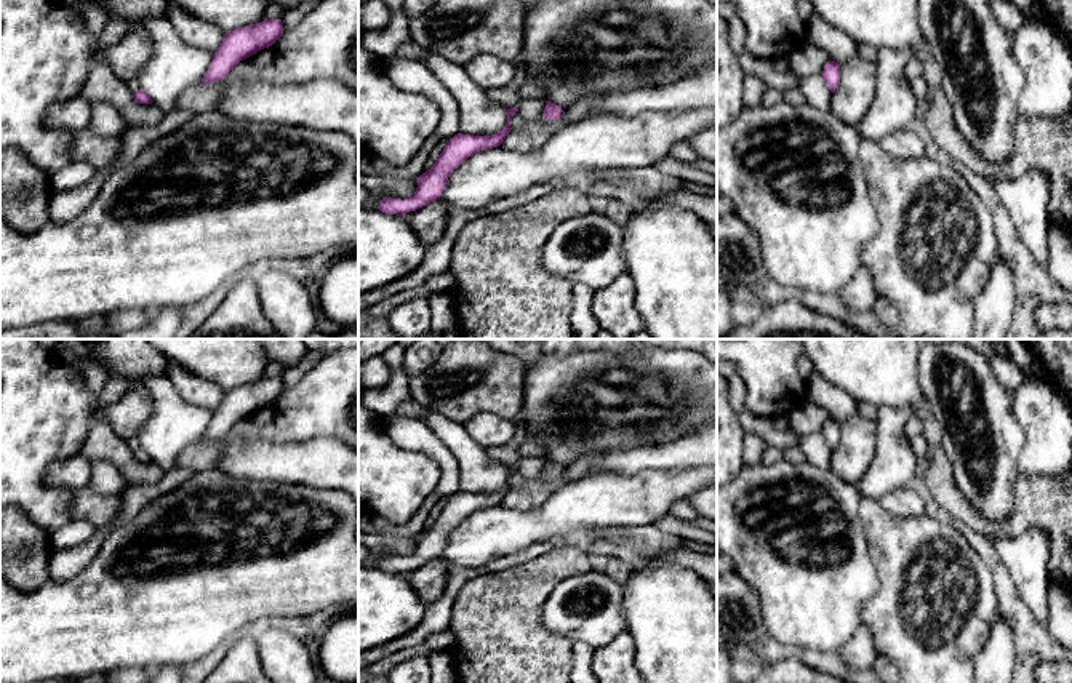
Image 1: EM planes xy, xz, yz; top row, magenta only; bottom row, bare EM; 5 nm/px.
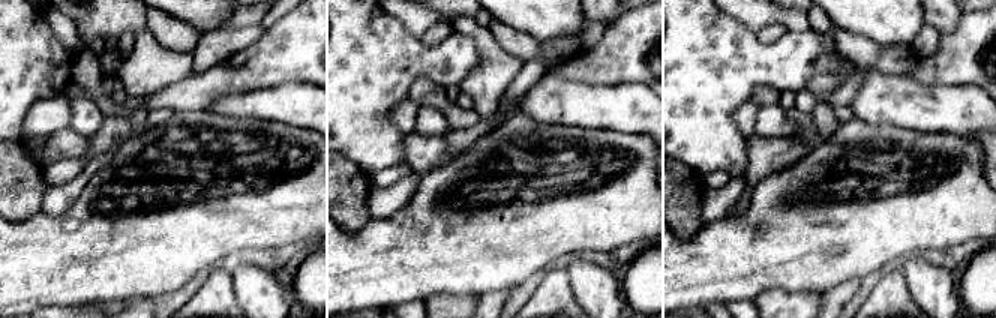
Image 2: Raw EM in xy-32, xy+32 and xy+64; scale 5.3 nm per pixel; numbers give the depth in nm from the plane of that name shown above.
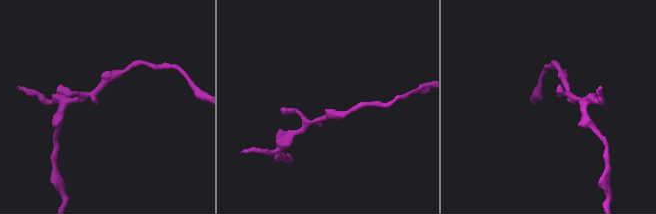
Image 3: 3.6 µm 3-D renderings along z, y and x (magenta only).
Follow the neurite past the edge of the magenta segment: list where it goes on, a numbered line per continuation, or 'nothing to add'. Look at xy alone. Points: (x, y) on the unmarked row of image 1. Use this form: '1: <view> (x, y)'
nothing to add

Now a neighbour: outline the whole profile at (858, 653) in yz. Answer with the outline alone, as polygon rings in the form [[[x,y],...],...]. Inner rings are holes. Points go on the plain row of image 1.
[[[861,624],[838,653],[854,673],[864,675],[872,672],[877,657],[872,632]]]

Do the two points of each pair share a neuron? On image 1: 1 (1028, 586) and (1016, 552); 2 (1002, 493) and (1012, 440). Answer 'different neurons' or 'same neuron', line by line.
1: same neuron
2: same neuron

